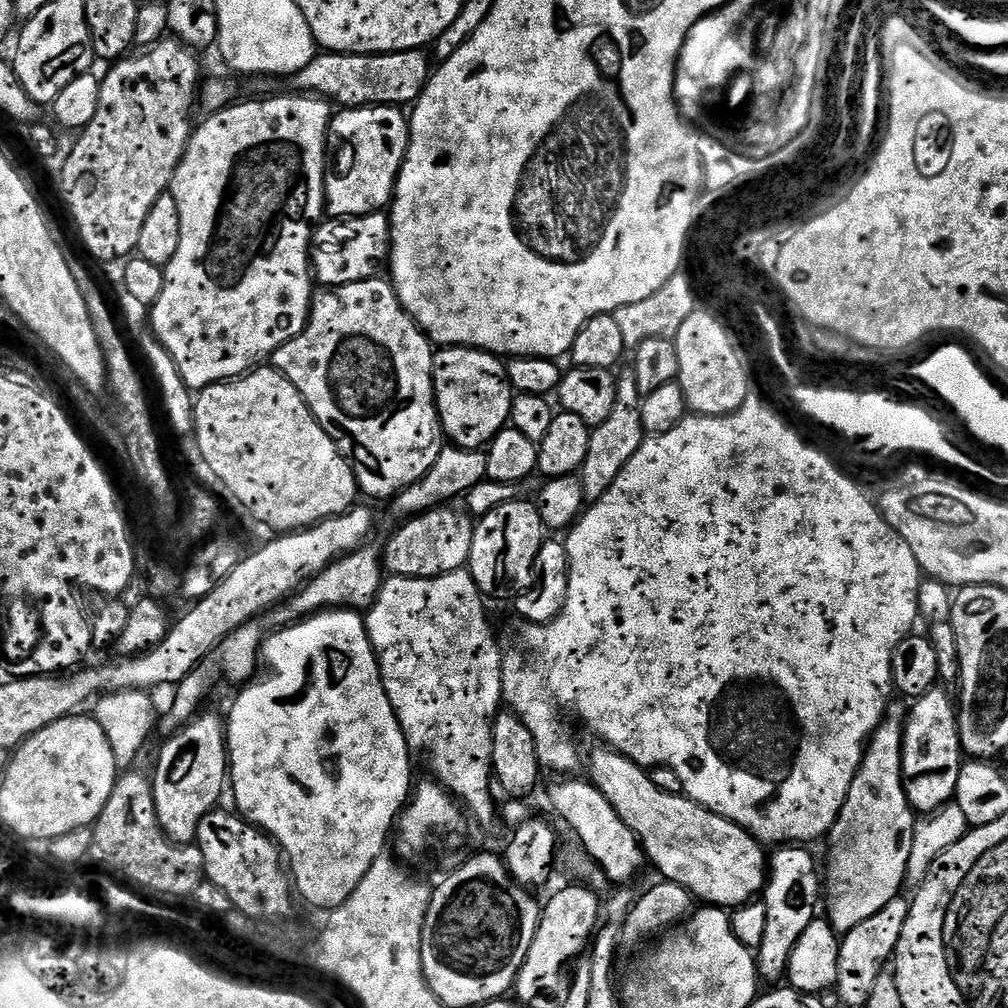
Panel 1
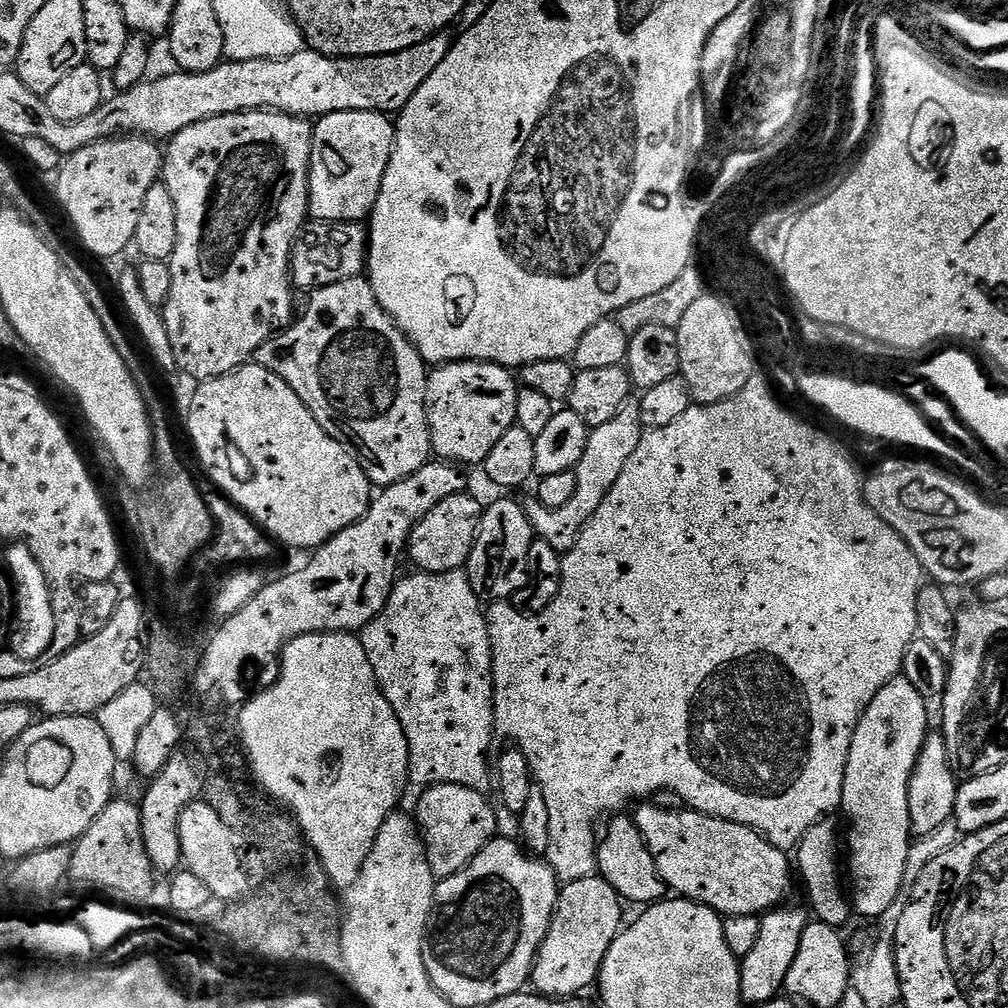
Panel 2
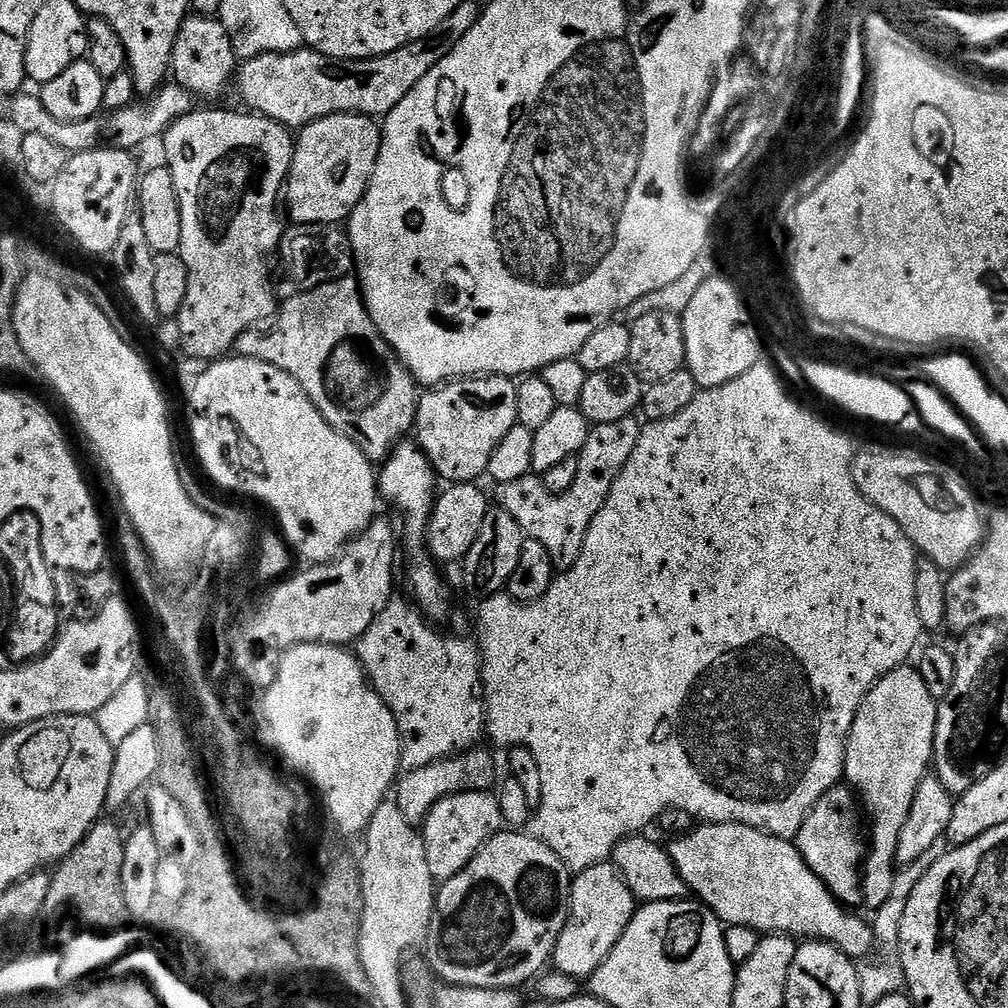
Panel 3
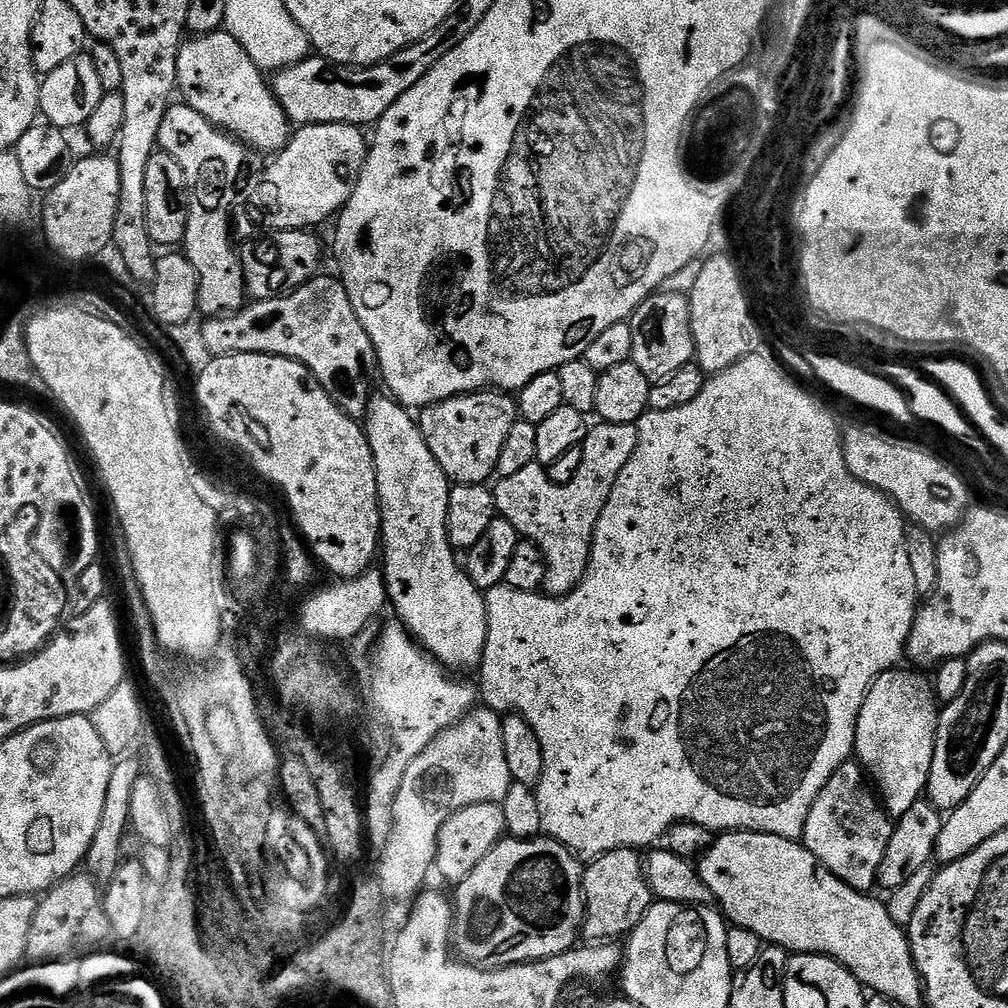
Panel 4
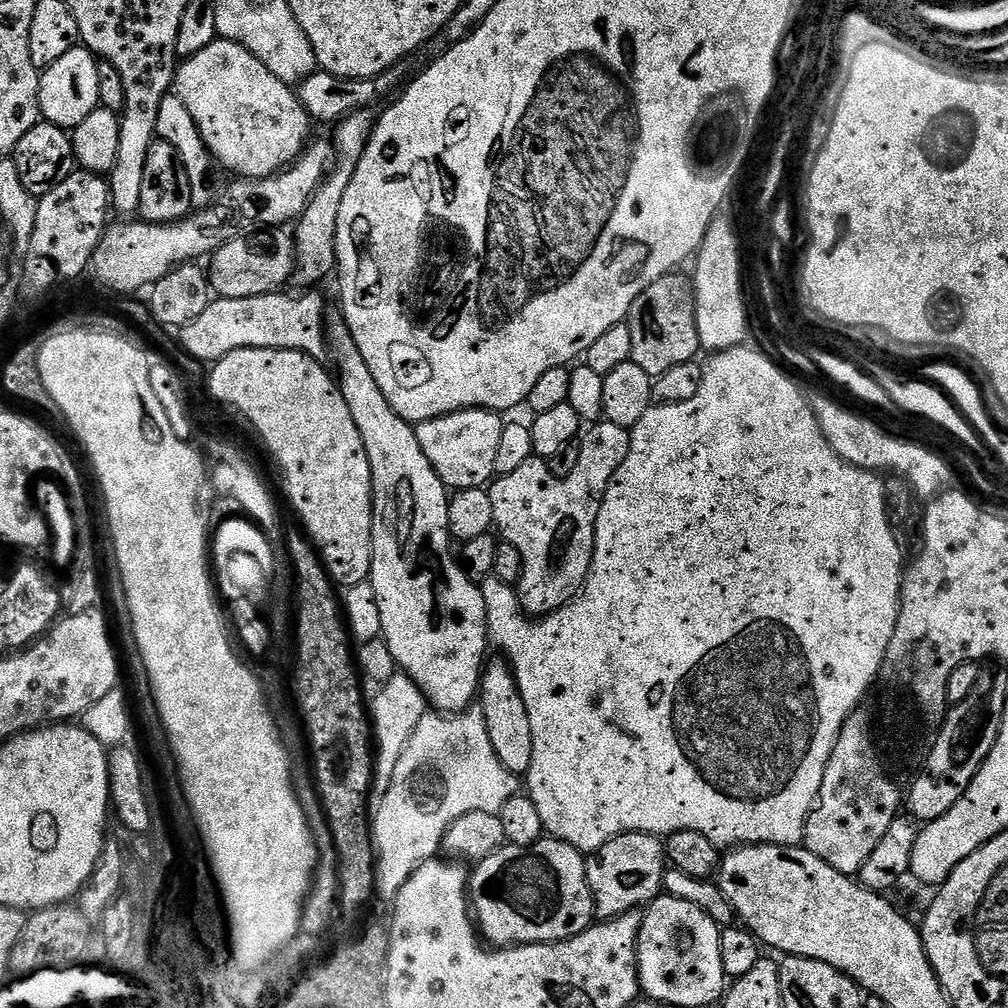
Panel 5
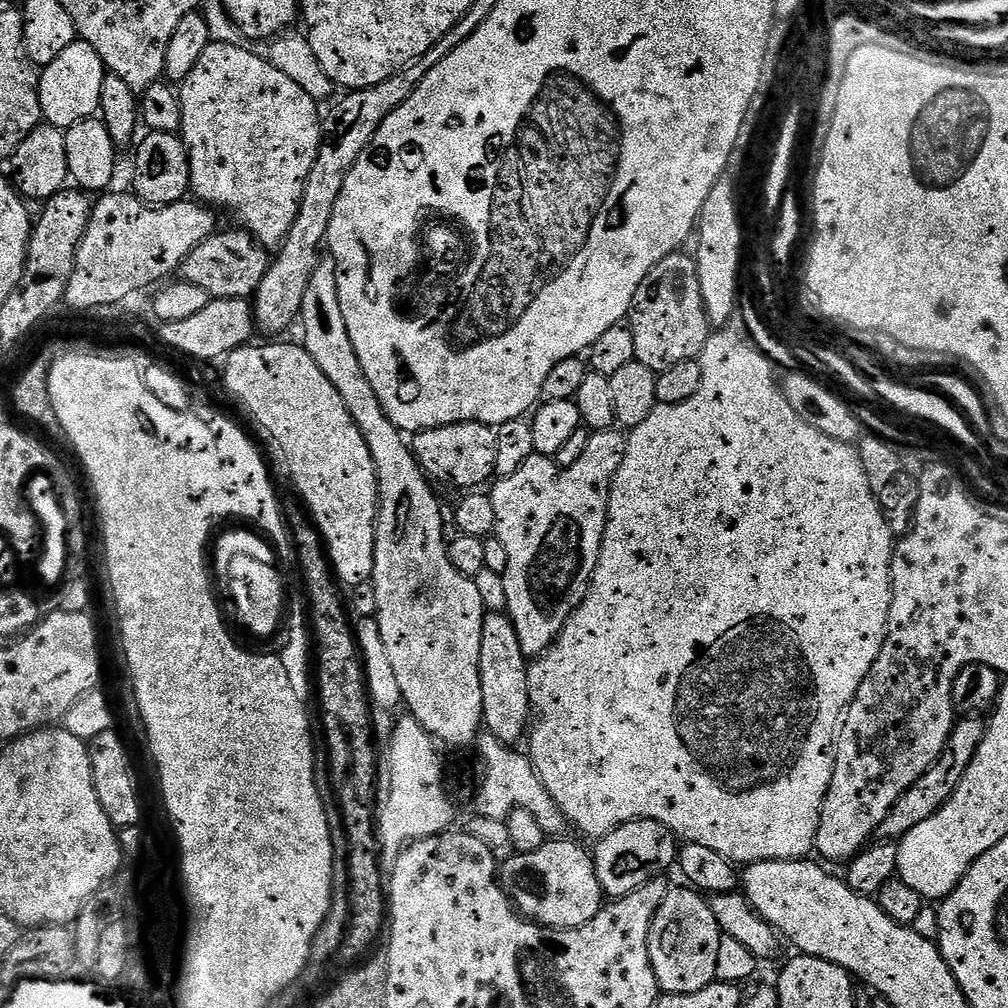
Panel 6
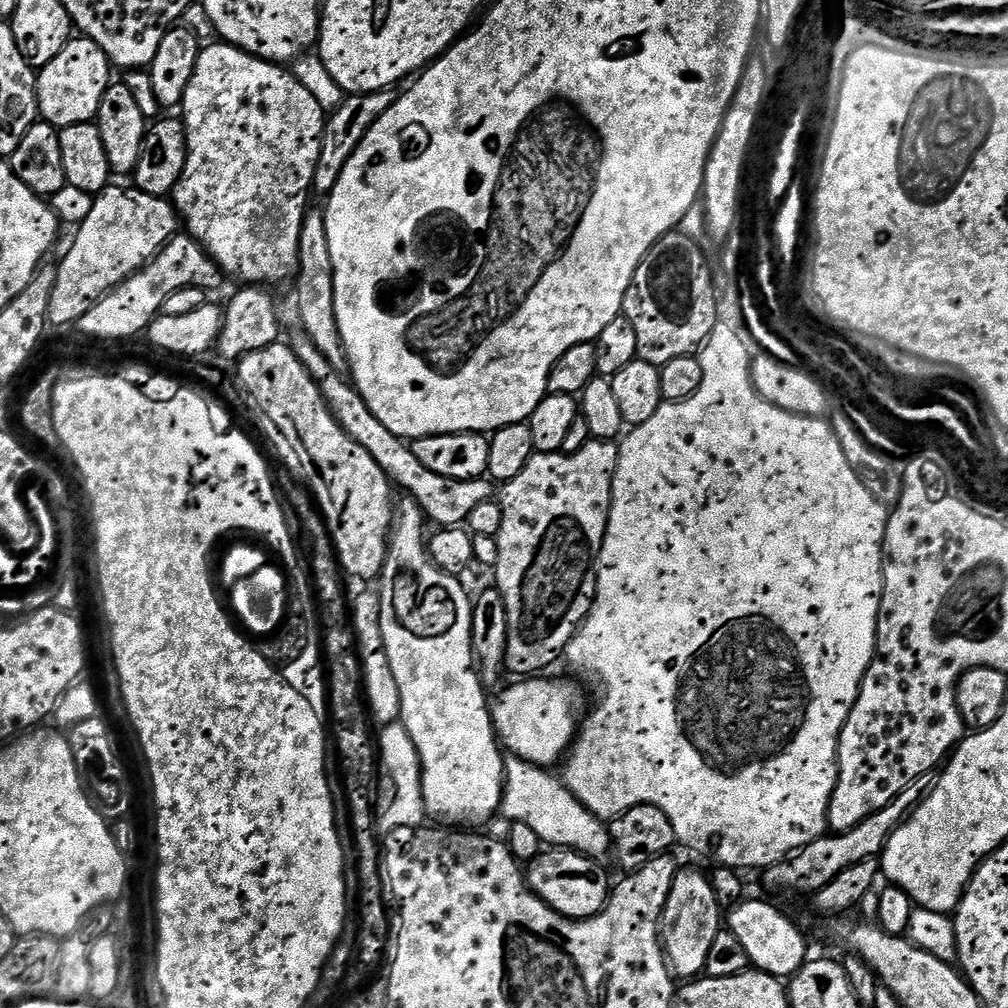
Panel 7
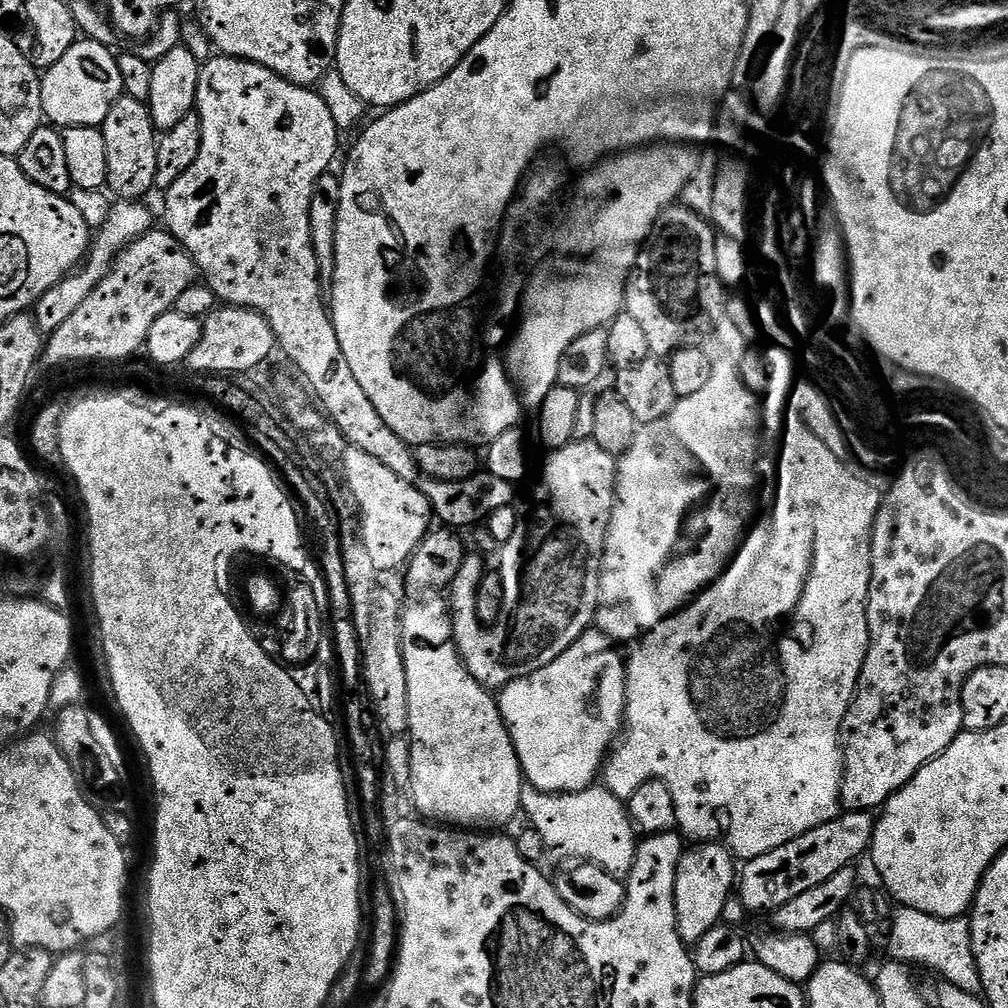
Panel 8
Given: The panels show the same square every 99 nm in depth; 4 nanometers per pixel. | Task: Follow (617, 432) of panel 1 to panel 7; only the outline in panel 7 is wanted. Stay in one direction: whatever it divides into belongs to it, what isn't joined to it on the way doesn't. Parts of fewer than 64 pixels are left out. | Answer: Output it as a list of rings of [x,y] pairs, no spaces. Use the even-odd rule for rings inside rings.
[[[588,439],[582,446],[582,450],[577,452],[536,452],[530,462],[522,470],[519,480],[507,481],[506,488],[508,492],[499,493],[498,503],[504,508],[502,516],[502,530],[496,535],[498,542],[498,562],[494,569],[494,584],[504,593],[506,602],[506,614],[508,615],[508,641],[506,642],[506,658],[504,659],[507,671],[509,673],[517,672],[515,675],[520,678],[532,678],[543,668],[548,668],[556,659],[561,659],[562,653],[567,649],[568,644],[574,638],[574,634],[579,630],[584,619],[587,618],[592,604],[596,600],[596,559],[600,556],[602,542],[606,534],[606,526],[610,518],[612,509],[612,487],[614,486],[614,474],[618,466],[620,457],[619,443],[611,440]]]

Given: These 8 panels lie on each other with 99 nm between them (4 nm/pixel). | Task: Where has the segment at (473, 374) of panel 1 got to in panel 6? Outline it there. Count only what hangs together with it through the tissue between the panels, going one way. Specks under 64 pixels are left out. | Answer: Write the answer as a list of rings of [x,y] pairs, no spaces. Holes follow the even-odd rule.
[[[462,422],[441,428],[428,428],[411,437],[410,447],[424,475],[437,485],[449,484],[452,488],[460,488],[459,490],[476,490],[484,486],[484,483],[487,485],[496,476],[496,433],[489,425]]]

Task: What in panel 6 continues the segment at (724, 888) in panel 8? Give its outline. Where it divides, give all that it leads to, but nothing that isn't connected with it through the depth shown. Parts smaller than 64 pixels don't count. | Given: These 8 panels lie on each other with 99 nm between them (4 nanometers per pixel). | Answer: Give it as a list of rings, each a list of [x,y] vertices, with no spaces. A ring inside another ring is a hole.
[[[673,887],[666,894],[662,906],[654,914],[648,935],[648,953],[654,966],[661,993],[694,994],[716,980],[720,927],[710,910],[708,900],[691,887]]]

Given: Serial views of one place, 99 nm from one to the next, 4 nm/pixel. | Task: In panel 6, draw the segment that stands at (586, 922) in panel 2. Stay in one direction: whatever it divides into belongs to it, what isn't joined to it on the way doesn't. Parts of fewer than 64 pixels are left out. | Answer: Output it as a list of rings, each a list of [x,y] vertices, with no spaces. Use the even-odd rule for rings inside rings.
[[[631,820],[625,824],[619,824],[614,830],[599,837],[595,841],[594,859],[596,862],[596,873],[600,888],[604,891],[605,897],[619,898],[638,890],[646,882],[655,880],[665,875],[668,867],[675,865],[678,860],[678,838],[662,822],[653,820]]]

